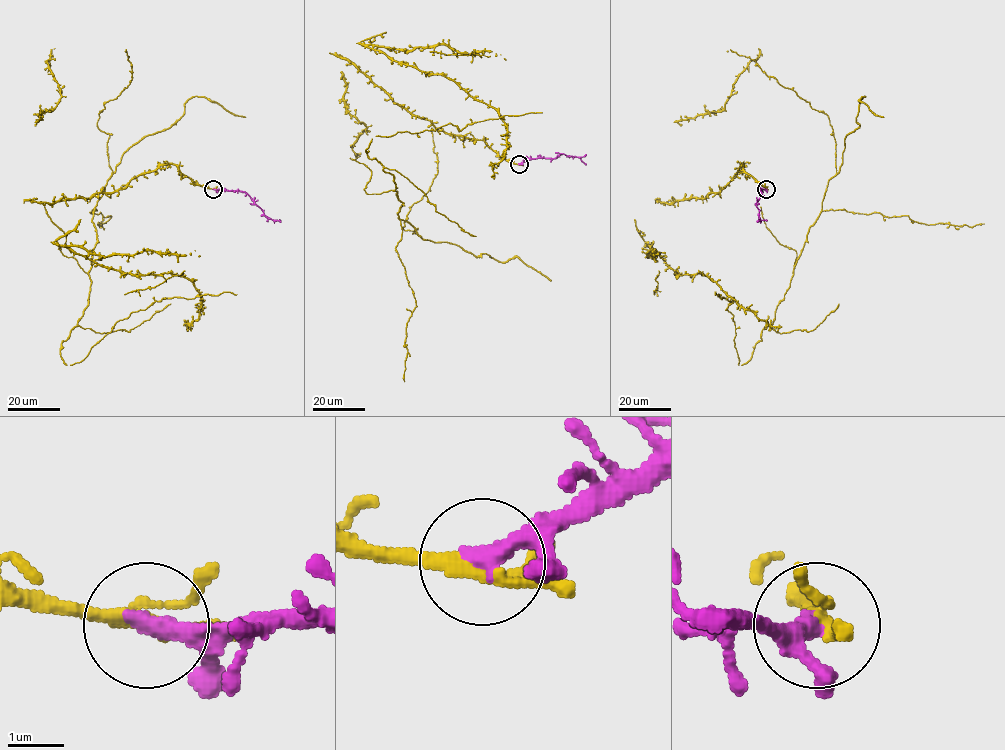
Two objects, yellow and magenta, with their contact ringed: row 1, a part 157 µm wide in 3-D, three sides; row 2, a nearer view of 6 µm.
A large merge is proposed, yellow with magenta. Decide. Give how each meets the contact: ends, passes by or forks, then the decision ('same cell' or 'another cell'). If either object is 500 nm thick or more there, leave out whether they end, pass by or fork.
yellow forks | magenta ends | same cell

